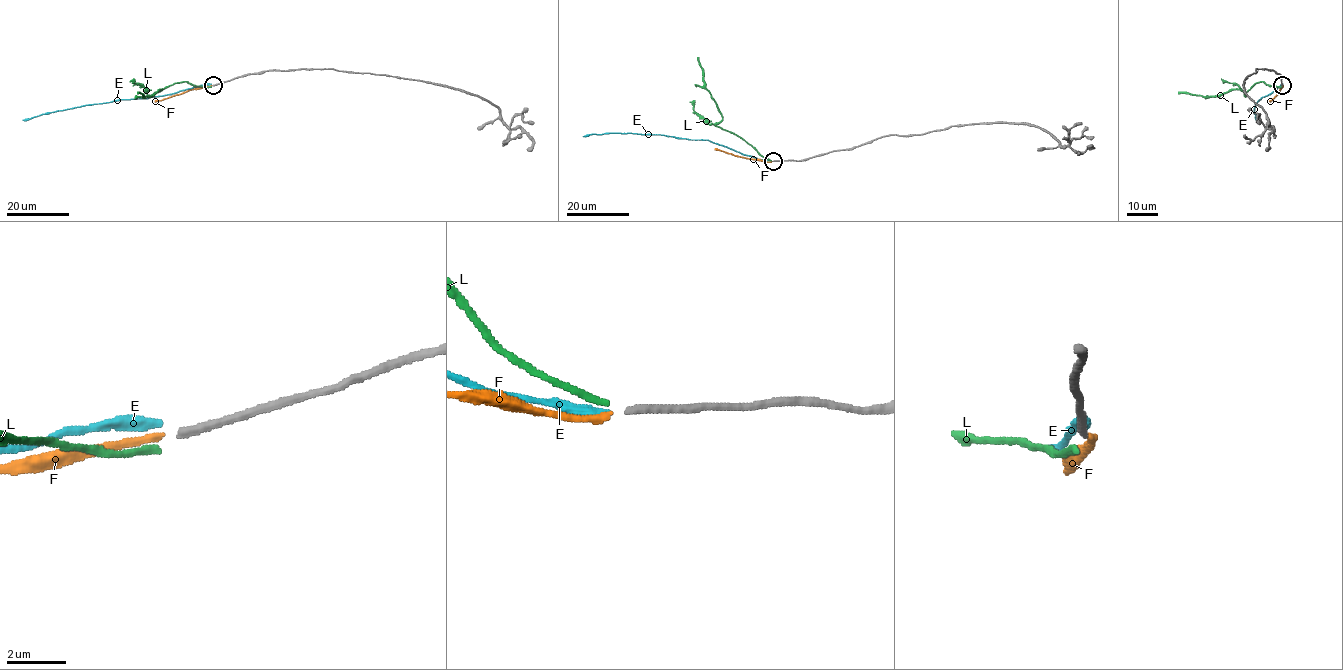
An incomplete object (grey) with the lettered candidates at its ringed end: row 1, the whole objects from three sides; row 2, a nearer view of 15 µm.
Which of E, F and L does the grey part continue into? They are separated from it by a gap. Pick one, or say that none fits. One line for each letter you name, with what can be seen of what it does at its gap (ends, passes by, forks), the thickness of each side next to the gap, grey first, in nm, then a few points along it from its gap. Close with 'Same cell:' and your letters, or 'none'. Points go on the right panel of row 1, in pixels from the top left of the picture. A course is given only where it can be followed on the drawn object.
Same cell: none

